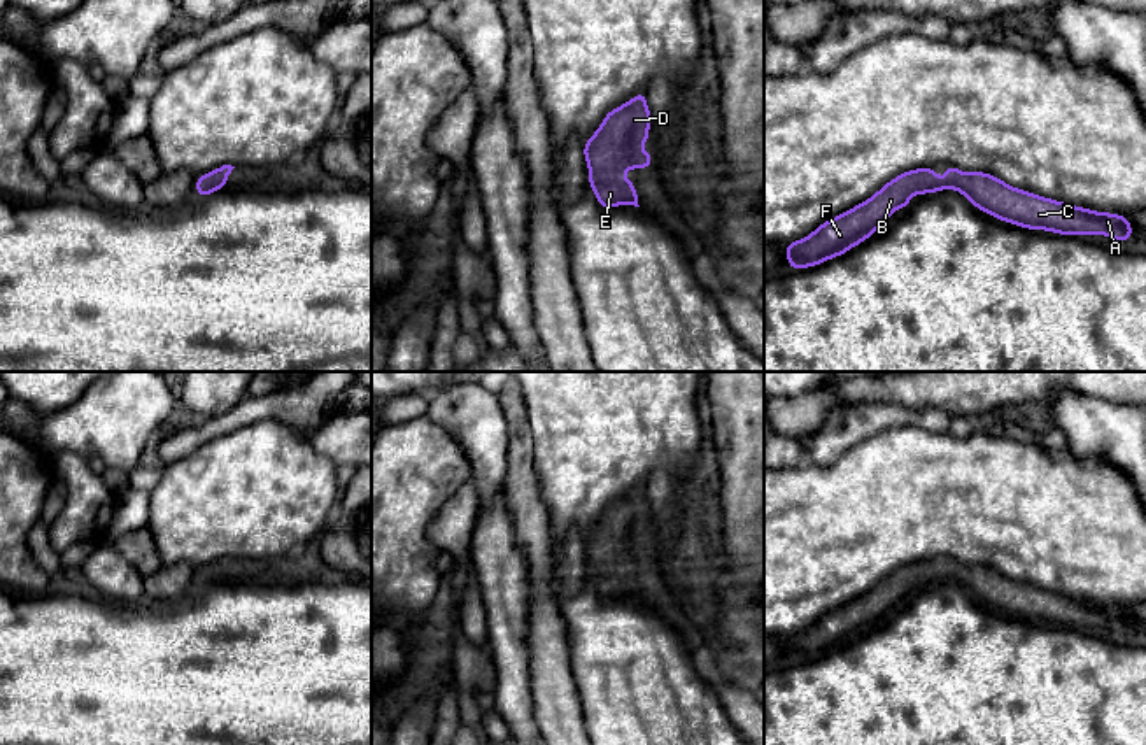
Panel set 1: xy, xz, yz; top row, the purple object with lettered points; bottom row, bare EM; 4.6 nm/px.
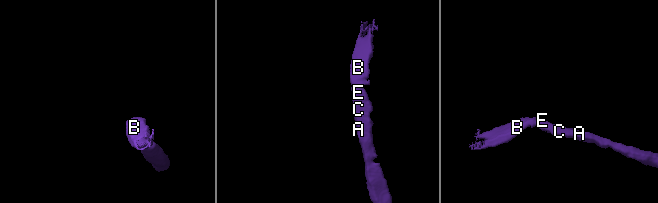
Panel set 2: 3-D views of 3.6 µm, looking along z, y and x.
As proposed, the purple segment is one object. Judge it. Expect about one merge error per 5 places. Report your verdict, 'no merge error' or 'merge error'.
no merge error

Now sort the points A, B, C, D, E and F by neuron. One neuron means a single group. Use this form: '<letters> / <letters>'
A B C D E F

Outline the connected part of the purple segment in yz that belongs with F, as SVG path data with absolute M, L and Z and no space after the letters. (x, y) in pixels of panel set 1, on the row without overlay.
M944 557L944 559L946 559L946 568L943 573L936 570L932 559L904 564L897 568L894 573L887 575L869 592L820 617L806 631L792 636L783 636L789 649L787 654L789 661L817 659L834 649L841 649L846 643L850 643L853 638L866 635L871 626L880 622L880 619L887 614L887 610L895 601L906 601L913 587L918 587L920 584L923 587L930 587L941 582L953 582L953 580L959 582L966 589L966 592L969 592L980 603L985 603L988 608L992 607L995 612L1008 614L1022 621L1057 624L1060 628L1079 628L1079 626L1107 628L1113 629L1118 636L1125 635L1134 628L1127 608L1114 608L1111 605L1102 607L1083 600L1074 600L1064 594L1055 594L1044 589L1037 589L1034 585L1011 580L1001 571L988 568L985 564L967 566L967 564L959 564L953 557Z

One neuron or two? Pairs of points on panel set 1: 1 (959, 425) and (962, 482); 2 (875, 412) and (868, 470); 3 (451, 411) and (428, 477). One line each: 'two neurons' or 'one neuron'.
1: two neurons
2: two neurons
3: two neurons

